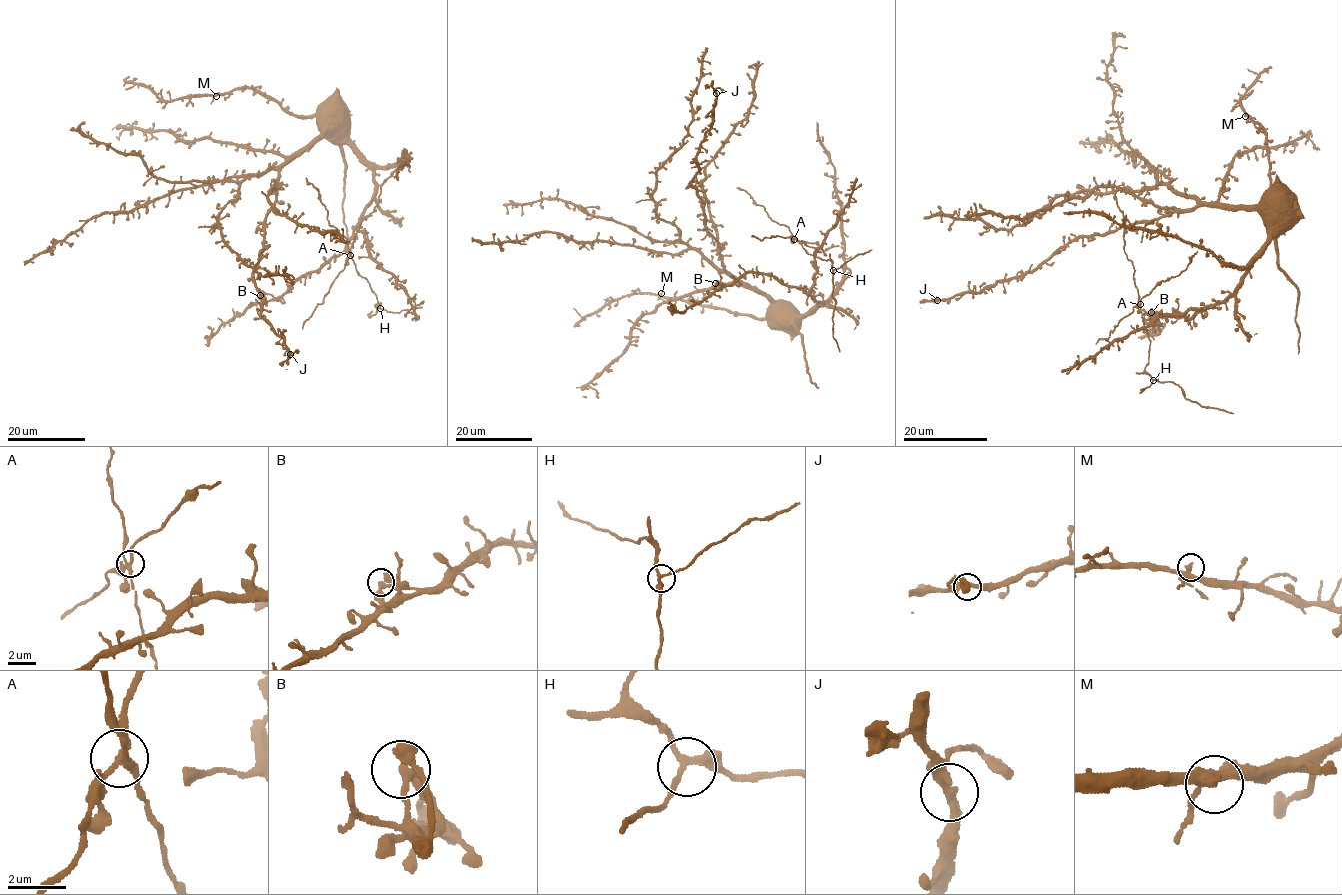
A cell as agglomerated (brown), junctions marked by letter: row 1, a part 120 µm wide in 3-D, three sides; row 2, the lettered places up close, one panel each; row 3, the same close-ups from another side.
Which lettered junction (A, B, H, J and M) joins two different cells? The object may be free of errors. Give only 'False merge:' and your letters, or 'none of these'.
False merge: A

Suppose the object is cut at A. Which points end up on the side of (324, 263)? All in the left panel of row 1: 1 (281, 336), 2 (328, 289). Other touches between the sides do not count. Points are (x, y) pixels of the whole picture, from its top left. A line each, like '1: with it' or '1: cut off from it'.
1: with it
2: cut off from it

